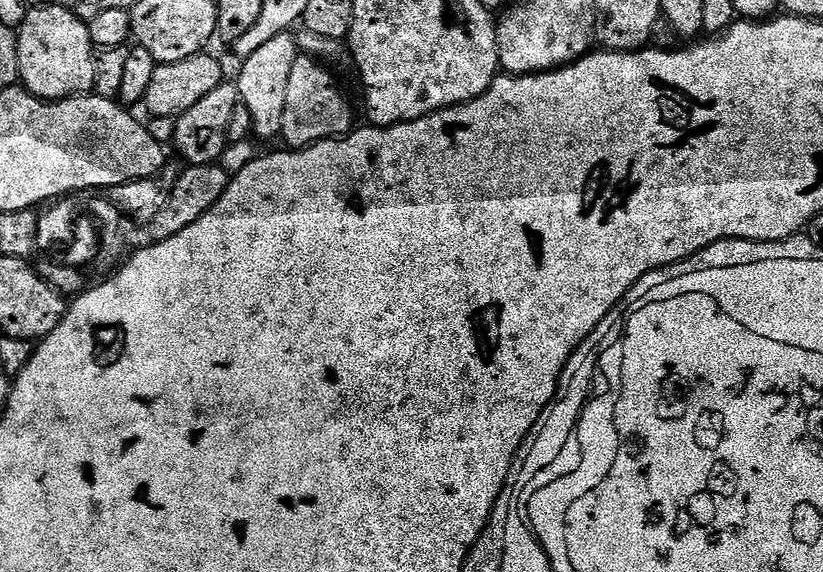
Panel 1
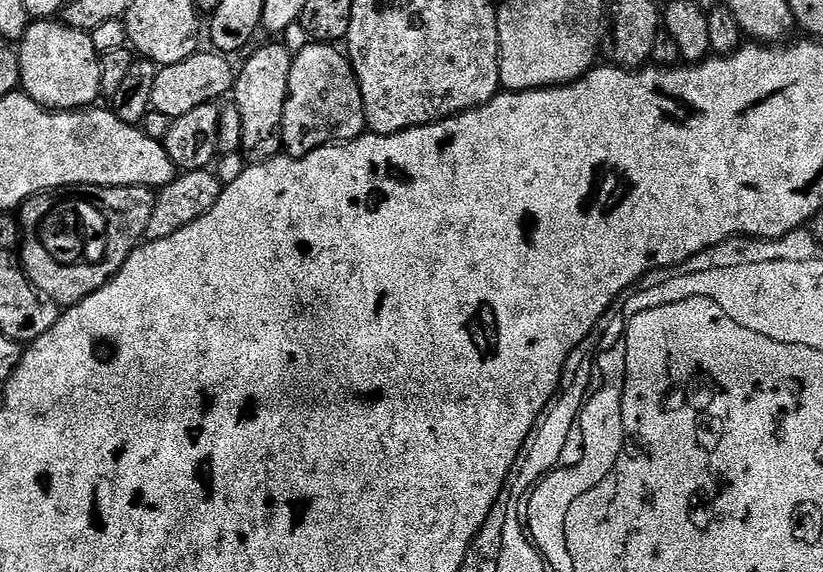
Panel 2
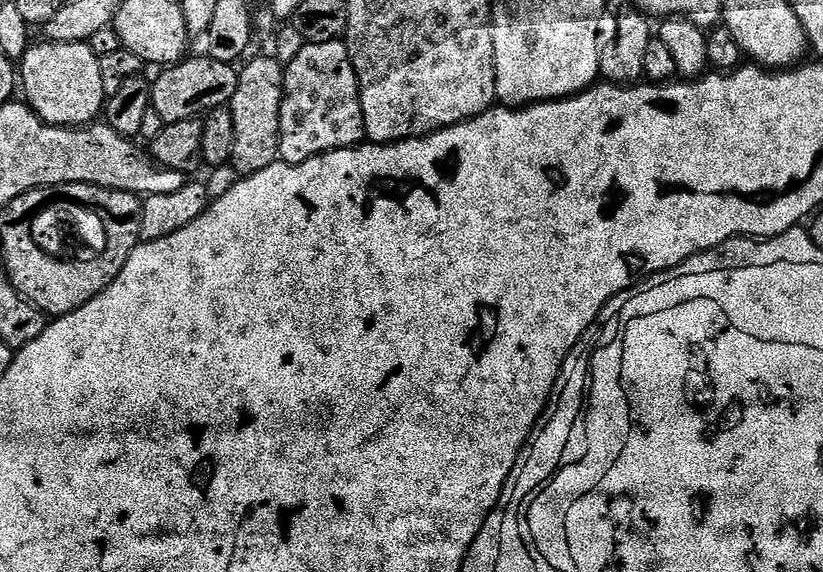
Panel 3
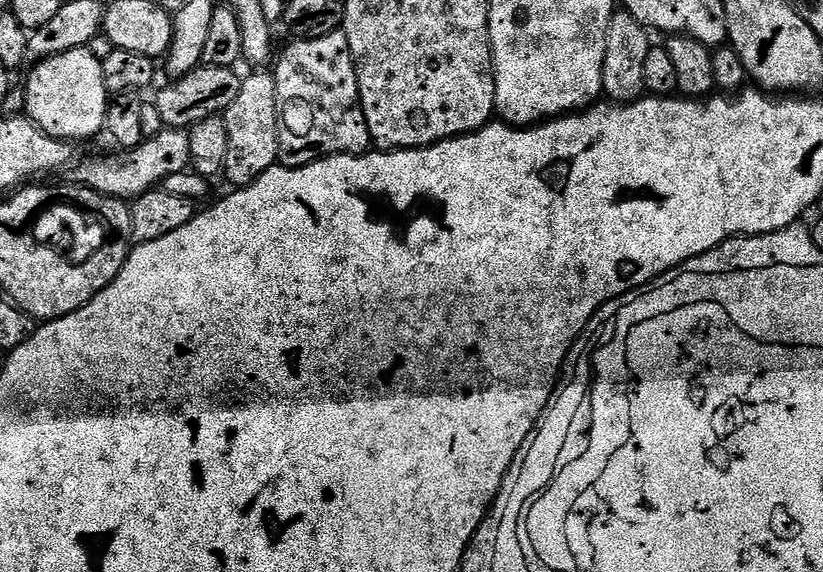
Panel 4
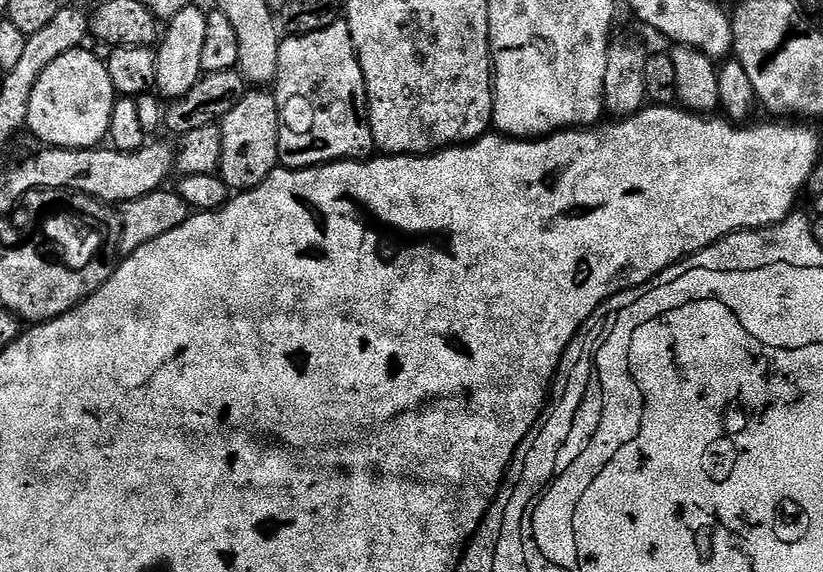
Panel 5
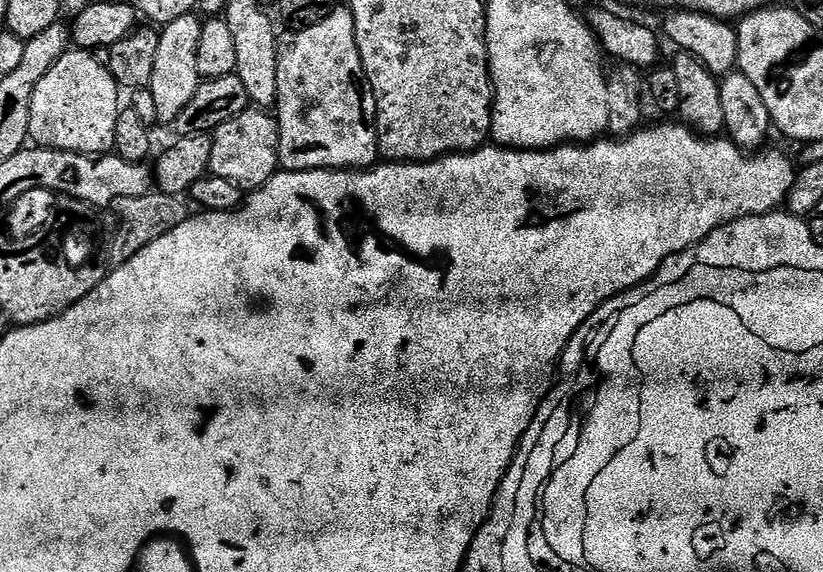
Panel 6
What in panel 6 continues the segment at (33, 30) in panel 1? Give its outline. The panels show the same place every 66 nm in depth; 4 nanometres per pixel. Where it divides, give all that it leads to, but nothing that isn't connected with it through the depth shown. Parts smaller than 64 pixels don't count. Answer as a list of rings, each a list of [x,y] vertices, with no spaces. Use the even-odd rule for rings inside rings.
[[[69,50],[64,53],[54,66],[34,86],[34,98],[30,98],[30,126],[28,135],[33,145],[42,148],[57,148],[63,152],[80,152],[93,158],[108,154],[115,149],[114,130],[118,126],[118,118],[122,111],[120,104],[122,89],[108,70],[107,64],[96,61],[95,55],[88,50]]]

